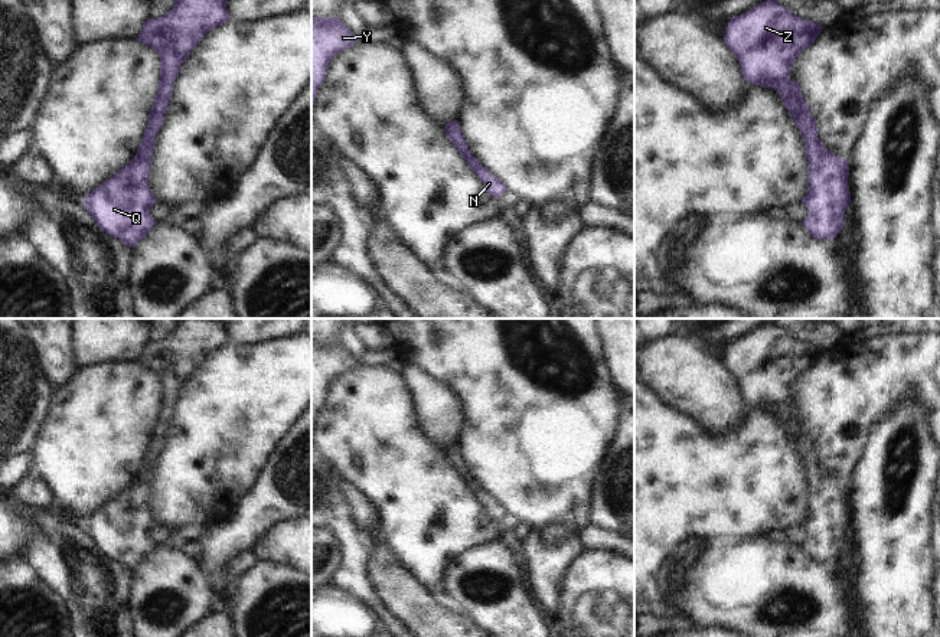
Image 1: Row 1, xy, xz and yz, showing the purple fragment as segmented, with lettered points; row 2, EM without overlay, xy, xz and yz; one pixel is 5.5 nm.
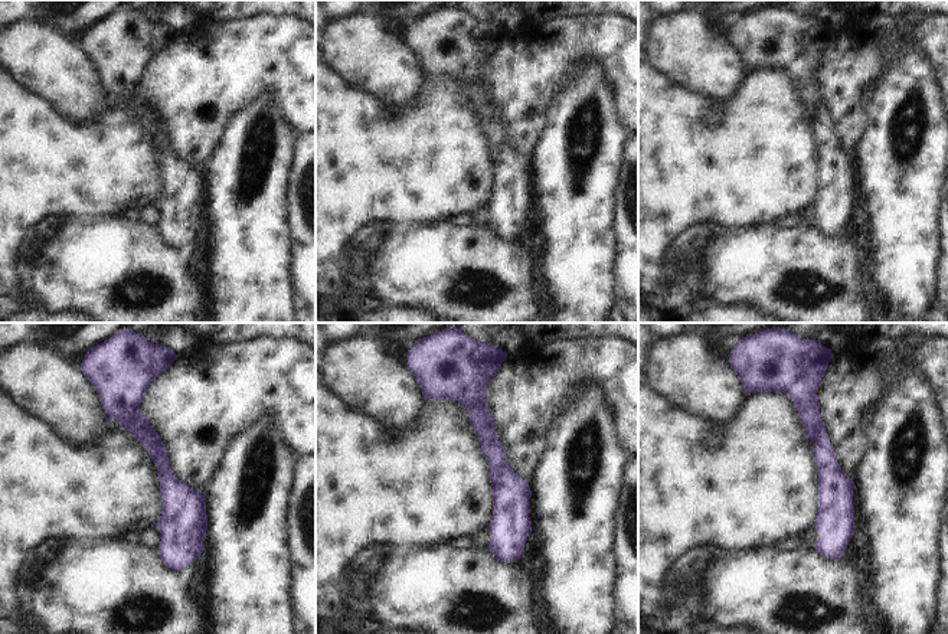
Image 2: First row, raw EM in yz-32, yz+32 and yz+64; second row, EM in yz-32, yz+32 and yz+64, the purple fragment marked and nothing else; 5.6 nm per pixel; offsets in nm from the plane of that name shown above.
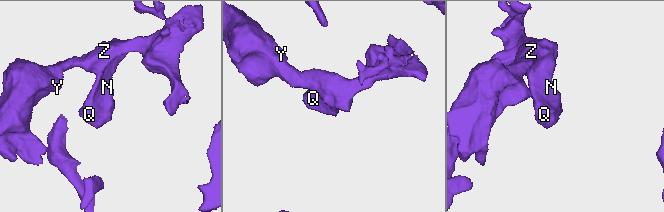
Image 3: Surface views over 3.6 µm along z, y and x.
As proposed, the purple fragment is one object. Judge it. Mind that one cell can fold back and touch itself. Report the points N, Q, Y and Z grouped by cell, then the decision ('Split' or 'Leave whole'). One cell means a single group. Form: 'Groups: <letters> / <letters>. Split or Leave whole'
Groups: N Q Y Z. Leave whole

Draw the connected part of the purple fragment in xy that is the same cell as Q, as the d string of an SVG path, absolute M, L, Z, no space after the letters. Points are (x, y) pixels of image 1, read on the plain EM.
M177 318L174 330L159 342L147 342L138 363L160 379L160 404L143 466L136 480L111 502L85 519L84 527L110 559L134 571L157 545L148 532L157 525L150 509L151 477L180 388L198 365L229 342L226 318Z

